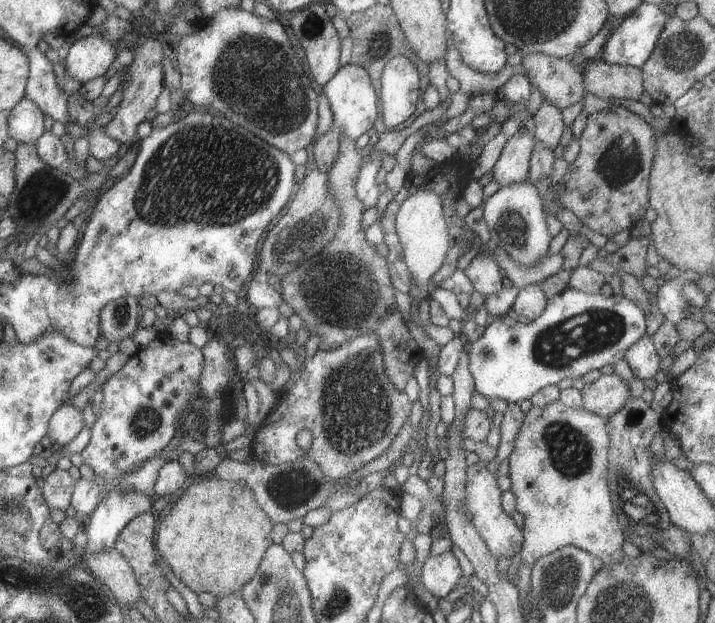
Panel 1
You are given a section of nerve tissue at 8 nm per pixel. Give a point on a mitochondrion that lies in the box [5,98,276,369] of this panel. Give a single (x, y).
(39, 192)

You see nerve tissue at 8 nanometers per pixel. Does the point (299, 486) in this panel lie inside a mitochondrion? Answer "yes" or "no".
yes

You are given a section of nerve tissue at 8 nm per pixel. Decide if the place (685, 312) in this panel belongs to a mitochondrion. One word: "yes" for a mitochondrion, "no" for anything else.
yes

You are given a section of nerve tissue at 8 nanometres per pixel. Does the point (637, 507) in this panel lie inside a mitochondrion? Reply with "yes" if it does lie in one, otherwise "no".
yes

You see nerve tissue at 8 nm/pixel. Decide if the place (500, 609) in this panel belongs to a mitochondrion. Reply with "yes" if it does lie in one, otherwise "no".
no

